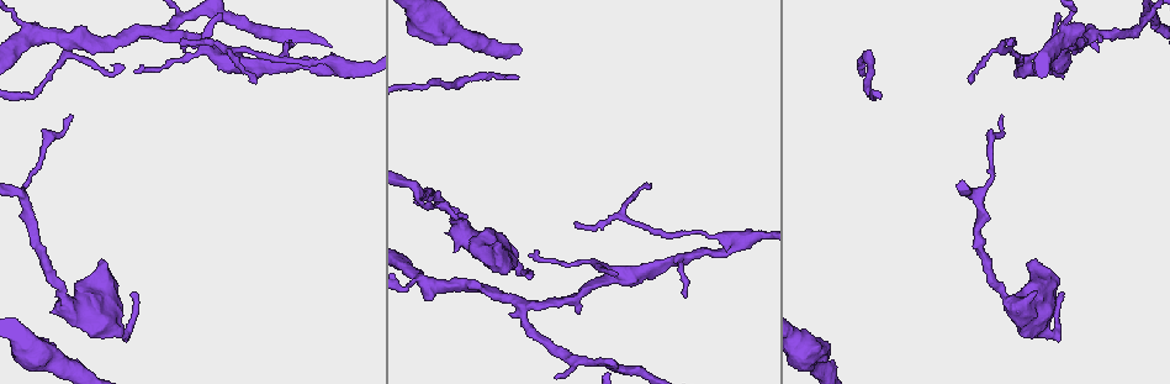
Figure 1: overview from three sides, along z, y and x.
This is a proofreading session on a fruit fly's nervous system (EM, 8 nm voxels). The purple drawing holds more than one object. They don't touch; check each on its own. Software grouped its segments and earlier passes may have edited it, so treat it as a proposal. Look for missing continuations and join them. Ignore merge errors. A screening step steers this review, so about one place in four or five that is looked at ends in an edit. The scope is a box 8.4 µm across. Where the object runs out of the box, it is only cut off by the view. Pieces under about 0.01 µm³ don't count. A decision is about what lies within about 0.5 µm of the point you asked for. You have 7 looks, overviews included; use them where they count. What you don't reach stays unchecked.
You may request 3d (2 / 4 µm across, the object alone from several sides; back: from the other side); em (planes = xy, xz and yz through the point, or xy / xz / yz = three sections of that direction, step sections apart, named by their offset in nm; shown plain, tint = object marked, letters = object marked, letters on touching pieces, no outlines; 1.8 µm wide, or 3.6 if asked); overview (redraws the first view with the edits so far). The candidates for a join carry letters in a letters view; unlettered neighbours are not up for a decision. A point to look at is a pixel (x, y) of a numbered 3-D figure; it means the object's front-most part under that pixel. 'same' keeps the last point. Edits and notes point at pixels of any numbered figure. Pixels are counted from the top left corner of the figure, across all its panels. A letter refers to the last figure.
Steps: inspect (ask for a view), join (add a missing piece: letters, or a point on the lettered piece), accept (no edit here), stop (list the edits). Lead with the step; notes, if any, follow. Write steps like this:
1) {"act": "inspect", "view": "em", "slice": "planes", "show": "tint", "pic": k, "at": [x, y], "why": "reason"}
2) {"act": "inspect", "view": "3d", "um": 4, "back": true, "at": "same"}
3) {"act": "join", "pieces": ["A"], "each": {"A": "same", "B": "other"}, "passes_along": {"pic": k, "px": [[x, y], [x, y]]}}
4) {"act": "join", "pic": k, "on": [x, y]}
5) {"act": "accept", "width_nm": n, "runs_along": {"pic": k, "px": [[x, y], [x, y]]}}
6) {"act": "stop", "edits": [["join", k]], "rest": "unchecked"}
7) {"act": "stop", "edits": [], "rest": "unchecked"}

{"act": "inspect", "view": "3d", "um": 2, "pic": 1, "at": [1060, 53], "why": "calibre changes"}

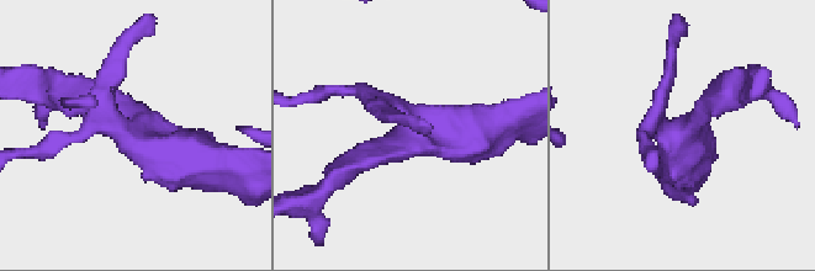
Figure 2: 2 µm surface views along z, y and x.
{"act": "inspect", "view": "em", "slice": "planes", "show": "tint", "pic": 2, "at": [408, 132], "why": "need the tissue"}

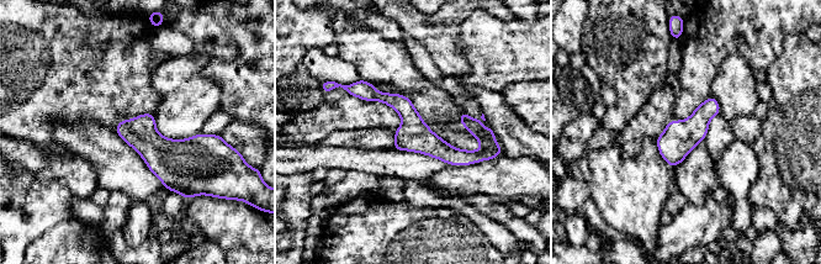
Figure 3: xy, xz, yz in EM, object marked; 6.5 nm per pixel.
{"act": "inspect", "view": "em", "slice": "planes", "show": "letters", "at": "same", "why": "see the neighbours"}

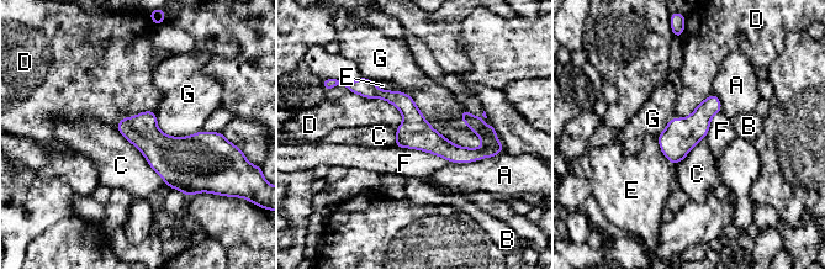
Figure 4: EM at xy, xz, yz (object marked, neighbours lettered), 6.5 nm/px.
{"act": "accept", "width_nm": 220, "each": {"A": "other", "B": "other", "C": "other", "D": "other", "E": "other", "F": "other", "G": "other"}, "border": {"pic": 4, "px": [[116, 128], [167, 184]]}, "found": "no lettered piece goes on from it"}

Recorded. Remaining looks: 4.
{"act": "inspect", "view": "em", "slice": "xz", "step": 16, "show": "tint", "pic": 1, "at": [121, 66]}

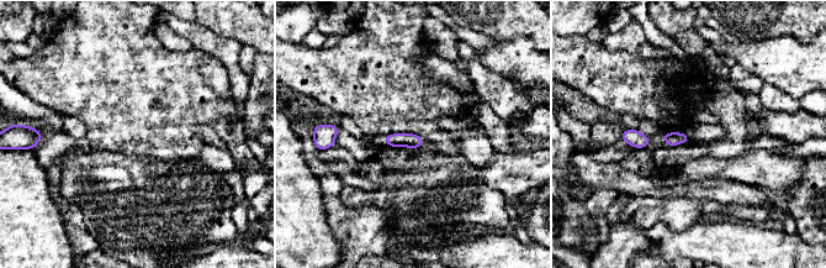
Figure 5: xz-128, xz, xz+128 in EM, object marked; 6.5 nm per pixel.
{"act": "inspect", "view": "em", "slice": "planes", "show": "letters", "at": "same"}

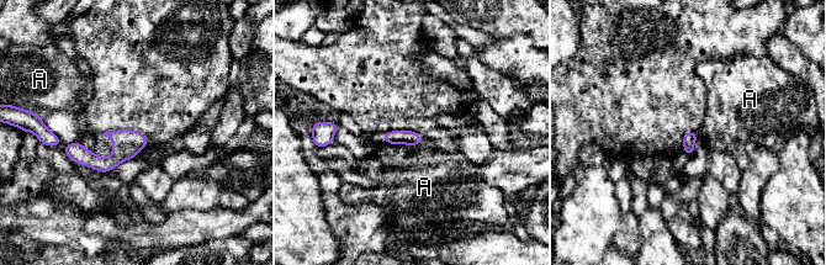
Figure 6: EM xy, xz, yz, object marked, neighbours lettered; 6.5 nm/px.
{"act": "accept", "width_nm": 90, "each": {"A": "other"}, "found": "no lettered piece goes on from it"}

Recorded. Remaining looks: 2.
{"act": "inspect", "view": "3d", "um": 4, "back": true, "pic": 1, "at": [491, 254], "why": "sharp bend"}

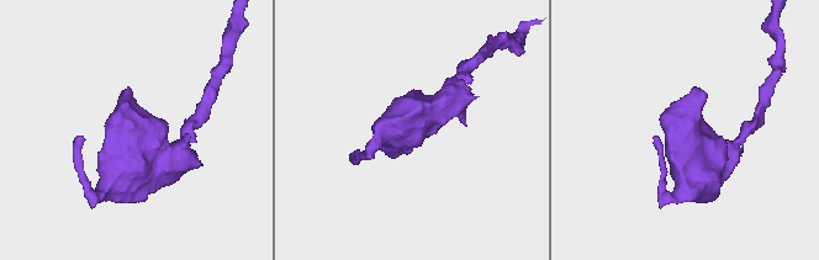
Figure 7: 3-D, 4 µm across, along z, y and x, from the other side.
{"act": "inspect", "view": "em", "um": 3.6, "slice": "planes", "show": "letters", "pic": 7, "at": [131, 142], "why": "now the EM"}

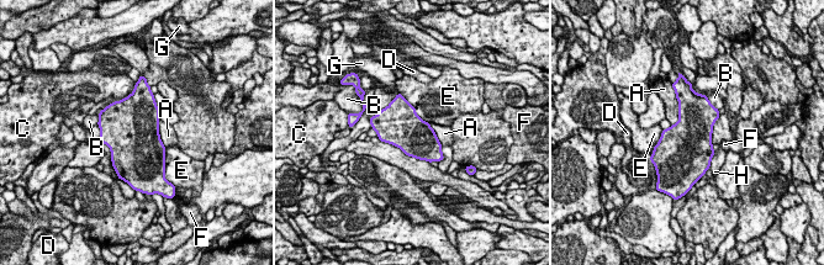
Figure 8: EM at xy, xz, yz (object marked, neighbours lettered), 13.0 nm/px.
{"act": "accept", "width_nm": 500, "each": {"A": "other", "B": "other", "C": "other", "D": "other", "E": "other", "F": "other", "G": "other", "H": "other"}, "border": {"pic": 8, "px": [[675, 93], [677, 121], [671, 126]]}, "found": "none of them fits"}

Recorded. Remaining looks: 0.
{"act": "stop", "edits": [], "rest": "unchecked"}

